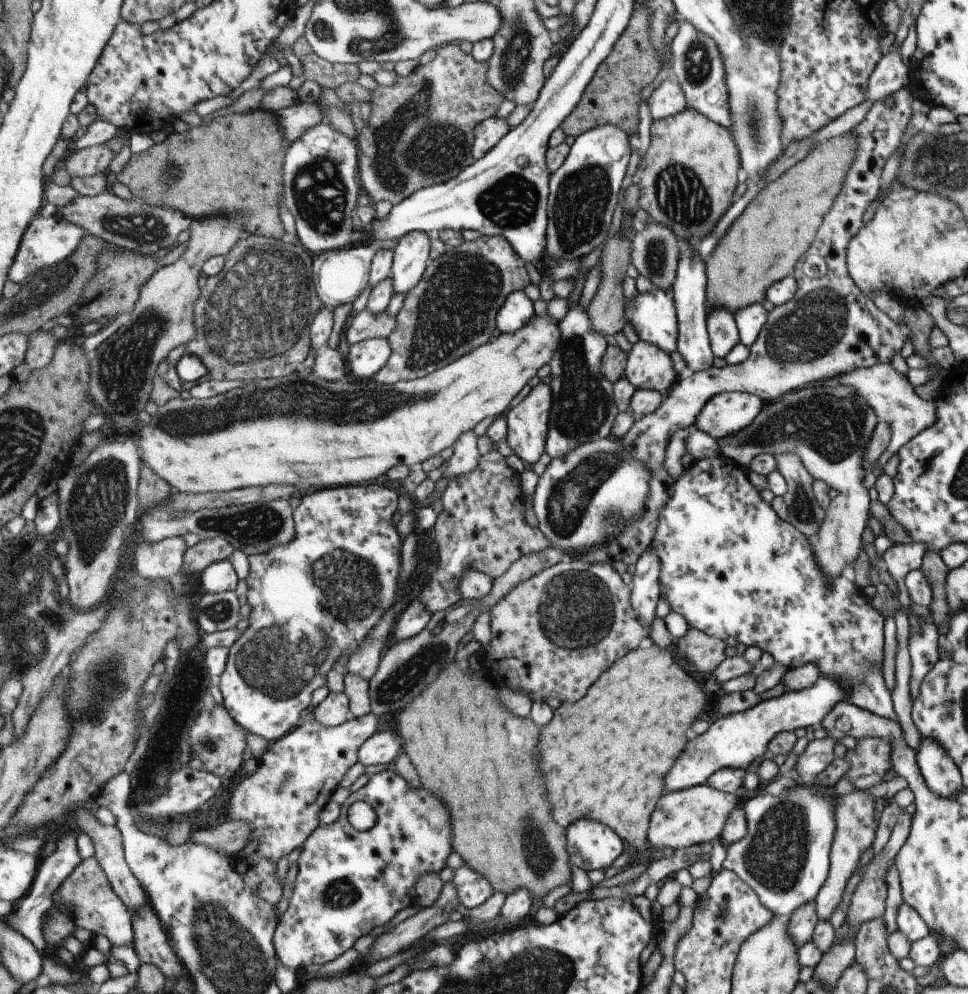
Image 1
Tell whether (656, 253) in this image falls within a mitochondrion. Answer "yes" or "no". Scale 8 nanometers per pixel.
yes

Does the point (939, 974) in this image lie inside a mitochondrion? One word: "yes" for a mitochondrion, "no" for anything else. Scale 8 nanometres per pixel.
no

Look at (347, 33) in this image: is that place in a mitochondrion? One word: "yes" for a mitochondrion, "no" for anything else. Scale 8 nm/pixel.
yes

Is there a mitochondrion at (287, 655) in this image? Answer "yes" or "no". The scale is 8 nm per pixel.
yes

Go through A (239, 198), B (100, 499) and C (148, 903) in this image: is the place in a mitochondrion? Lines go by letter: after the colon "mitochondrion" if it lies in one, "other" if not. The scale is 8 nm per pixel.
A: other
B: mitochondrion
C: other

